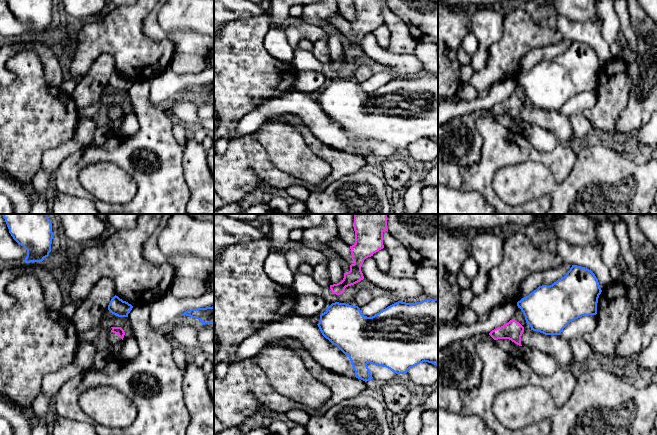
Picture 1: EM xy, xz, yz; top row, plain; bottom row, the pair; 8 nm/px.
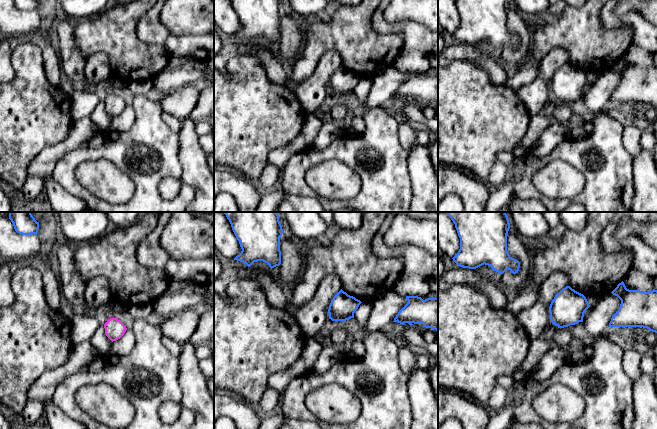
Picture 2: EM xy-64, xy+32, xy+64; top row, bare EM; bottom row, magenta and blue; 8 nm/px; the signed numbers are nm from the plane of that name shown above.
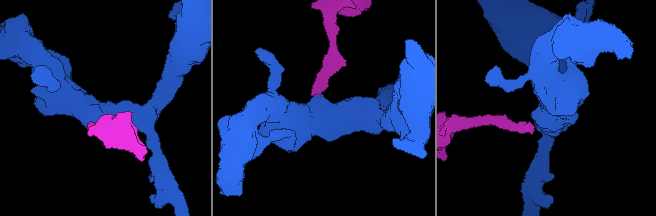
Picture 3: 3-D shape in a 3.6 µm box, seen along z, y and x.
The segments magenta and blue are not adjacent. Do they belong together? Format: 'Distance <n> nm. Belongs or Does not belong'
Distance 50 nm. Does not belong

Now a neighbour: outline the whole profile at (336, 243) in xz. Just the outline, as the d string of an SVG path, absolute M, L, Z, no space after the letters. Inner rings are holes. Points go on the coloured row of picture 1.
M336 233L331 238L329 246L330 249L336 250L340 254L341 258L345 259L350 265L354 264L350 246L347 245L343 240L341 240Z

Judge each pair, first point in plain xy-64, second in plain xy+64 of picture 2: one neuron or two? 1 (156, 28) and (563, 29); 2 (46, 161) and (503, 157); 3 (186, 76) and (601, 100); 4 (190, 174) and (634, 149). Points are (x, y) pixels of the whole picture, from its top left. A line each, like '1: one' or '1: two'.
1: two
2: one
3: one
4: two

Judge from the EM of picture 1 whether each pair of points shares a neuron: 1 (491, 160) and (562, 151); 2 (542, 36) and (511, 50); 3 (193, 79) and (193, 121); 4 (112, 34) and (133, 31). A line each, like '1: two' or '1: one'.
1: one
2: one
3: two
4: one

